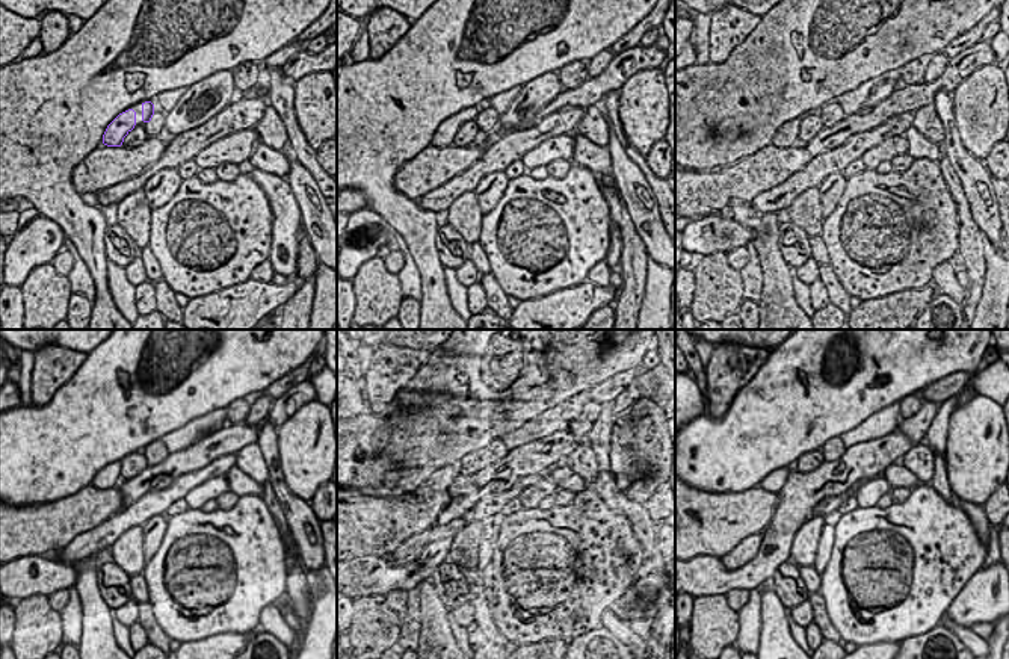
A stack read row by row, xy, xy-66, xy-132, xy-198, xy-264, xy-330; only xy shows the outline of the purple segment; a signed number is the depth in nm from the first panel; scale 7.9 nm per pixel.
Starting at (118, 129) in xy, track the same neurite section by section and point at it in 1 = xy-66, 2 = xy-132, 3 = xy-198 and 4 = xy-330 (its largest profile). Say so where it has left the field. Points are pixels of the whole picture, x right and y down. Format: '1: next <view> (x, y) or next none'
1: next xy-66 (449, 132)
2: next xy-132 (787, 136)
3: next xy-198 (109, 476)
4: next xy-330 (775, 481)

